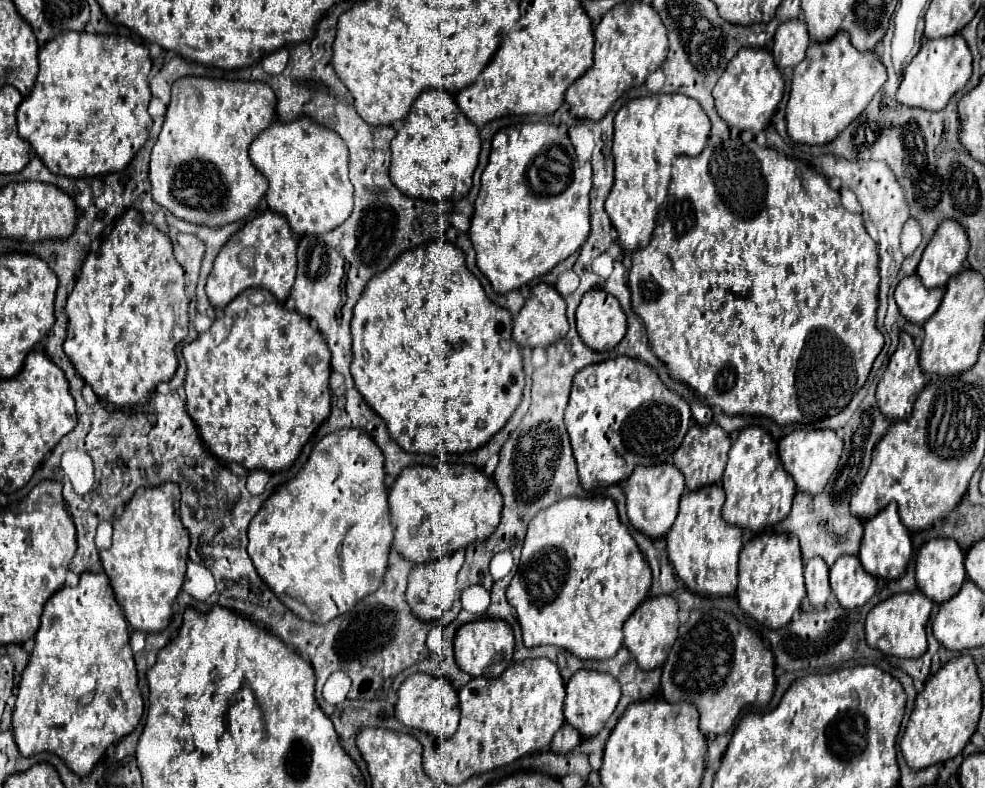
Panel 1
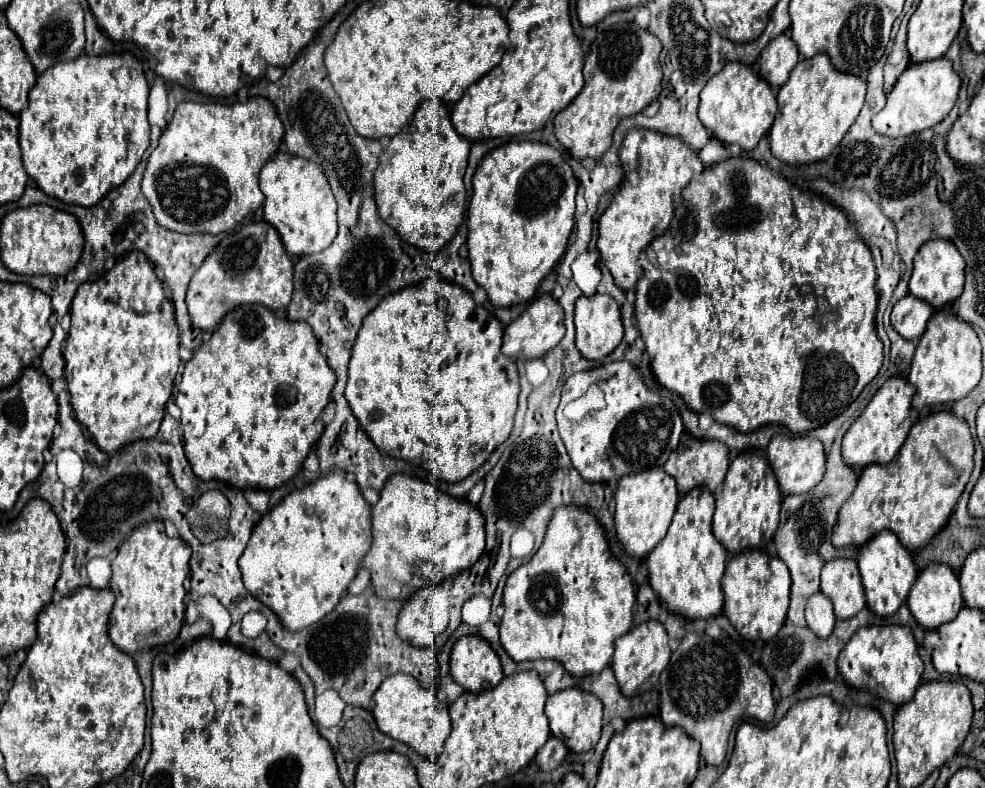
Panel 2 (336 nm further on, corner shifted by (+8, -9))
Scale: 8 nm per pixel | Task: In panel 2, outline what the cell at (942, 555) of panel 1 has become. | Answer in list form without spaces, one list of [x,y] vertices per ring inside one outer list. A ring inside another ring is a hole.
[[[930,564],[920,572],[906,602],[908,602],[908,608],[910,608],[912,616],[916,618],[916,622],[924,628],[938,628],[946,622],[954,620],[958,616],[958,610],[964,606],[958,576],[948,566],[942,566],[942,564]]]

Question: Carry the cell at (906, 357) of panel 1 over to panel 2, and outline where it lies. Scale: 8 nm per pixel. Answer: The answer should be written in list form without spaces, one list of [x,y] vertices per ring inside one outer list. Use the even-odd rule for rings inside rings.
[[[902,376],[890,378],[870,400],[866,410],[854,420],[850,430],[844,434],[842,440],[842,458],[846,466],[856,466],[864,468],[868,464],[888,464],[900,446],[904,444],[910,428],[912,428],[912,396],[914,396],[914,386],[910,386],[908,380]]]

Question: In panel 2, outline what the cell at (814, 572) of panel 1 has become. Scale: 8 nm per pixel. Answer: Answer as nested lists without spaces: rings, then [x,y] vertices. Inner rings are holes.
[[[814,594],[808,604],[806,604],[806,622],[808,628],[818,636],[818,638],[828,638],[834,630],[836,624],[836,616],[834,616],[834,608],[832,602],[822,594]]]

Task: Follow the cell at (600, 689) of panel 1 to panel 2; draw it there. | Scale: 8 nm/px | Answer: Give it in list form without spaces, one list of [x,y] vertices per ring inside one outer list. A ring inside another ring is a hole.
[[[566,688],[552,694],[546,702],[546,716],[550,720],[550,730],[560,738],[572,752],[588,752],[596,746],[602,730],[602,702],[580,688]]]

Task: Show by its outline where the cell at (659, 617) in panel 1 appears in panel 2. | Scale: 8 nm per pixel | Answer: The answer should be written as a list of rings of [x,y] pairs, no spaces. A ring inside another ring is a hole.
[[[644,622],[634,626],[628,634],[620,636],[616,640],[616,650],[612,656],[612,670],[618,680],[618,686],[622,694],[628,698],[652,688],[652,684],[658,682],[660,672],[666,668],[670,660],[670,646],[668,646],[668,634],[660,622]]]

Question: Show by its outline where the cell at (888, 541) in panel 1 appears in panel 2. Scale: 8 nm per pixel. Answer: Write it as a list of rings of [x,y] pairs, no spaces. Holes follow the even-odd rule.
[[[882,530],[870,542],[866,542],[866,546],[860,548],[858,568],[860,568],[862,584],[866,590],[866,604],[876,616],[882,616],[882,618],[892,616],[900,608],[900,604],[906,600],[918,576],[918,568],[910,552],[898,542],[896,534],[892,534],[890,530]]]

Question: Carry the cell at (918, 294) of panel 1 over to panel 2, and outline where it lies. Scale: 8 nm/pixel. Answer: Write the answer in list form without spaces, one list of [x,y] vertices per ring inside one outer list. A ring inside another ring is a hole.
[[[908,294],[894,304],[890,316],[892,328],[906,340],[918,340],[924,334],[932,312],[934,308],[928,302],[922,302],[920,298]]]

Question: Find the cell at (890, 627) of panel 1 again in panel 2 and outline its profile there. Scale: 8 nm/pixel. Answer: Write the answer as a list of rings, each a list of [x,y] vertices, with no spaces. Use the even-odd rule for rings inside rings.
[[[866,626],[860,628],[840,652],[838,672],[850,688],[868,690],[870,694],[900,706],[914,696],[924,672],[924,662],[918,656],[918,646],[908,626]]]

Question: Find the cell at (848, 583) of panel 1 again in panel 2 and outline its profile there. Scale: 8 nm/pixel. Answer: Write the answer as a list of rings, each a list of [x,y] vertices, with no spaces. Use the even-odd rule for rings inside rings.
[[[830,560],[822,568],[822,594],[834,604],[836,618],[852,618],[866,606],[856,560]]]

